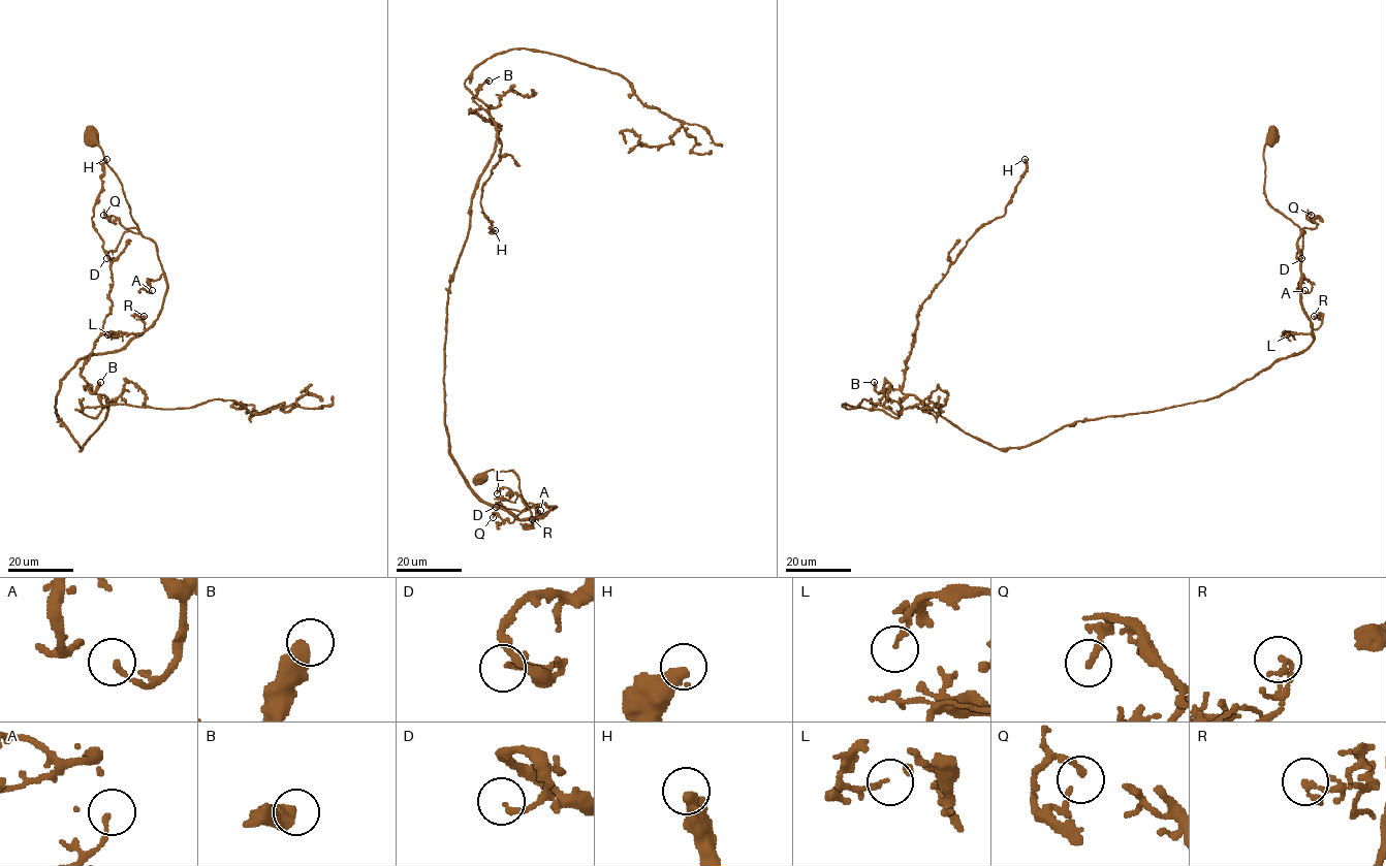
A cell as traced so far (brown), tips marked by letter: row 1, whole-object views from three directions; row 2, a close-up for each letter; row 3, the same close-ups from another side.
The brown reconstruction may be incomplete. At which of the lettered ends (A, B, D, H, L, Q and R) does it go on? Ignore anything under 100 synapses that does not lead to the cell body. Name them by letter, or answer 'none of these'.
none of these

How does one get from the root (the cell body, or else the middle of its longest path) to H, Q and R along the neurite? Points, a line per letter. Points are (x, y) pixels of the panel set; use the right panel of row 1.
H: (1271, 139), (1263, 191), (1300, 230), (1313, 342), (1214, 397), (997, 448), (902, 383), (922, 302), (1025, 159)
Q: (1271, 139), (1263, 151), (1267, 201), (1301, 229), (1316, 226), (1314, 219), (1306, 217), (1311, 215)
R: (1271, 139), (1263, 151), (1263, 191), (1267, 201), (1299, 228), (1302, 306), (1317, 329), (1322, 315), (1314, 316)

